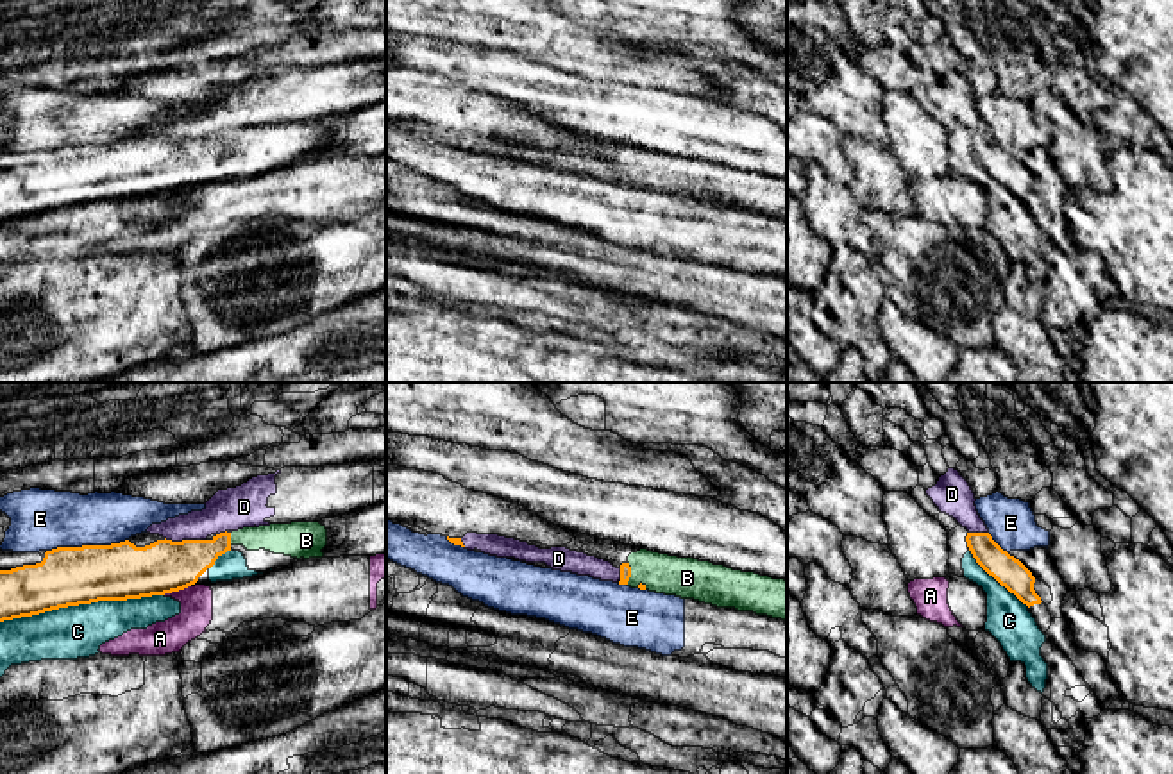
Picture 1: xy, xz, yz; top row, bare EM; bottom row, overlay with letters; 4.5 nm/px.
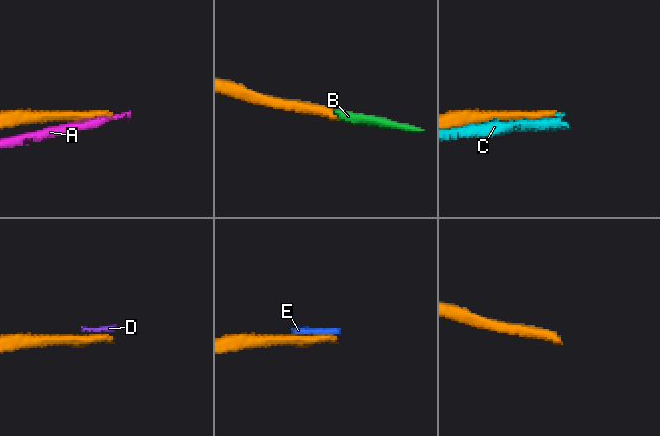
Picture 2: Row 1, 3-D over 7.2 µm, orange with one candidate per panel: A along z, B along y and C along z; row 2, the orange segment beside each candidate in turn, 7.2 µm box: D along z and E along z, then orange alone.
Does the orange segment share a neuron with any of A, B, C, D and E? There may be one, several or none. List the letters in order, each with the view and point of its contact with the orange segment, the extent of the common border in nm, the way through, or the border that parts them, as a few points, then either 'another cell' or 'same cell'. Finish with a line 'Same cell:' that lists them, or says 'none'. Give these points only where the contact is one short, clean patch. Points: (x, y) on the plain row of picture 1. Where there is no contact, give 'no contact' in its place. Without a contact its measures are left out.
A: meets orange in xy at (176, 190); contact 130 nm long; another cell
B: meets orange in xz at (630, 172); contact 100 nm long; runs through xz (624, 168), (630, 172), (662, 172), (685, 177); same cell
C: meets orange in xy at (81, 202); contact 750 nm long; another cell
D: meets orange in xy at (185, 140); contact 180 nm long; another cell
E: meets orange in xy at (86, 145); contact 380 nm long; another cell
Same cell: B

